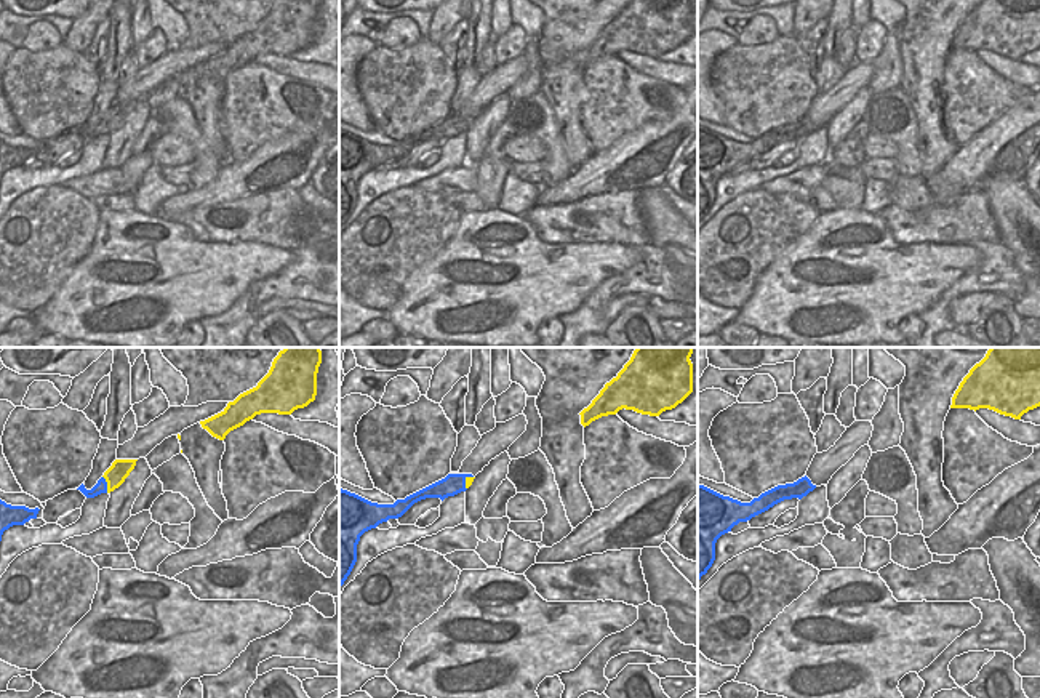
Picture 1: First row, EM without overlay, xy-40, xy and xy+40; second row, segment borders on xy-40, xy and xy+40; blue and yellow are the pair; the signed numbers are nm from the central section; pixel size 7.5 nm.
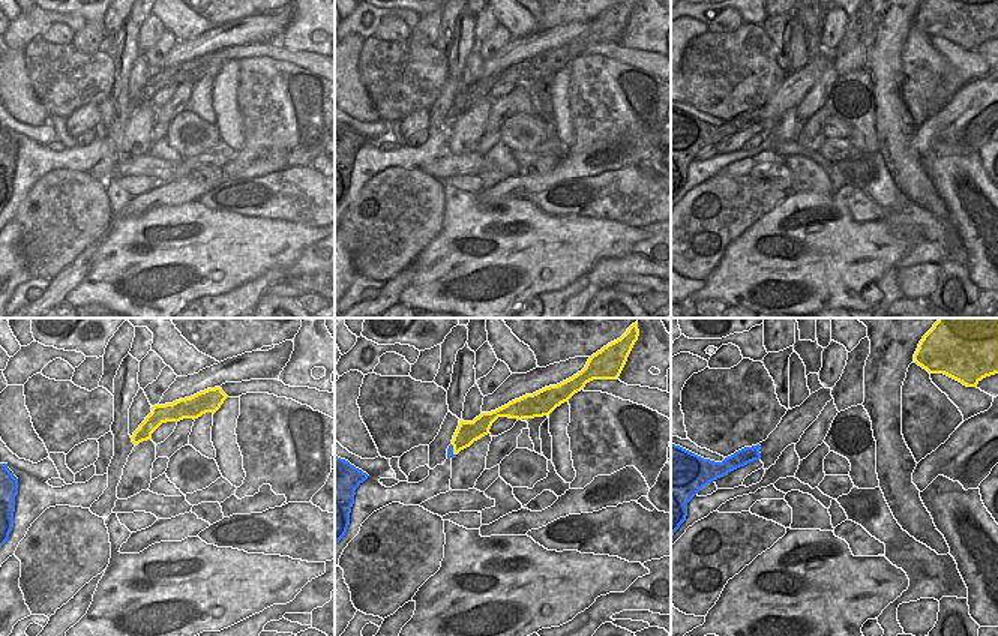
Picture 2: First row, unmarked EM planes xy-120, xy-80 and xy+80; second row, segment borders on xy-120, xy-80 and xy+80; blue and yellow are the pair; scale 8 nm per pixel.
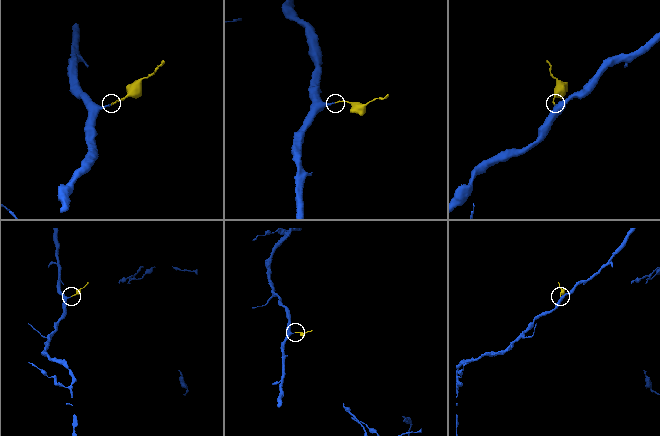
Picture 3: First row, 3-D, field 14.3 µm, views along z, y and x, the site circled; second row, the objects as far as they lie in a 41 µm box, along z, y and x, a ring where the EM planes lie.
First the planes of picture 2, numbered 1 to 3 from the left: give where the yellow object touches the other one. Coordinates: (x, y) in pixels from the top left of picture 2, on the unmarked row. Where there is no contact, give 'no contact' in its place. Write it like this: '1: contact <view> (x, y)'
1: no contact
2: contact xy-80 (452, 114)
3: no contact

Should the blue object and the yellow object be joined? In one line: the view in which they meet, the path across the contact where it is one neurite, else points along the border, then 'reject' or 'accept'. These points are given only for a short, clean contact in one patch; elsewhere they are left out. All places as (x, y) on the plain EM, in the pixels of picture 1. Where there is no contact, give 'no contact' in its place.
contact in xy-40; way xy-40 (101, 128), (106, 125), (119, 112); accept

